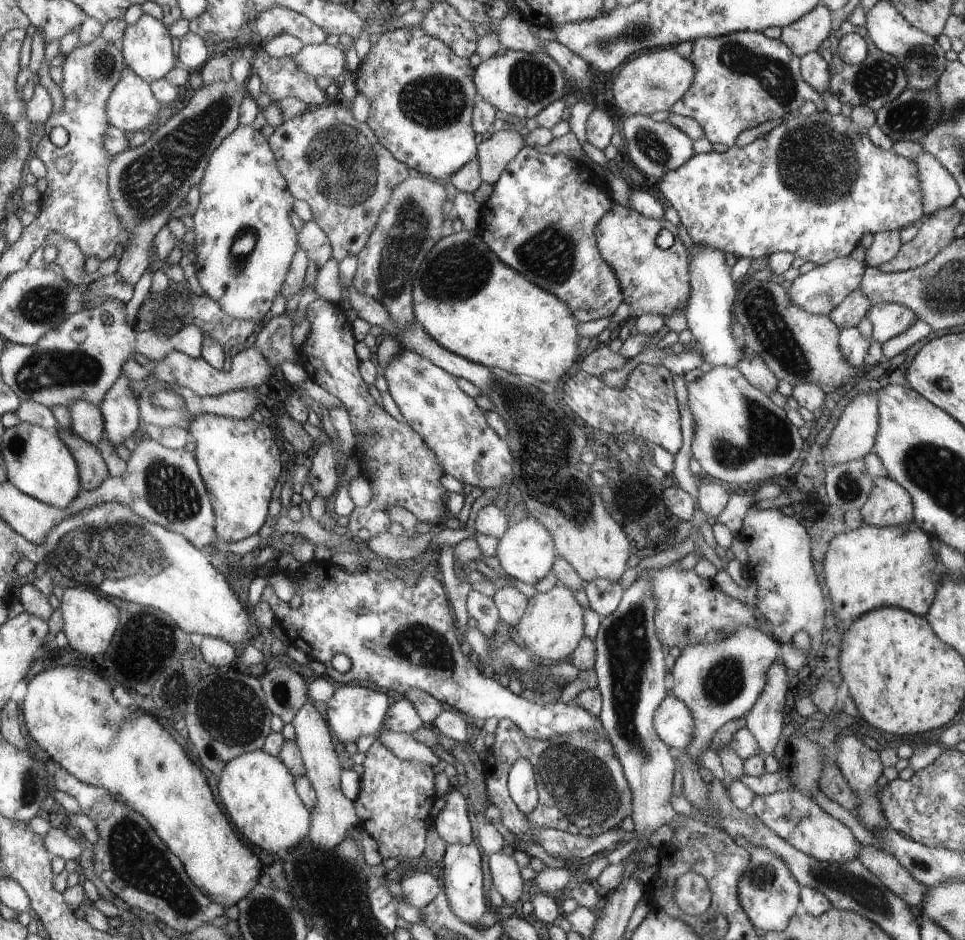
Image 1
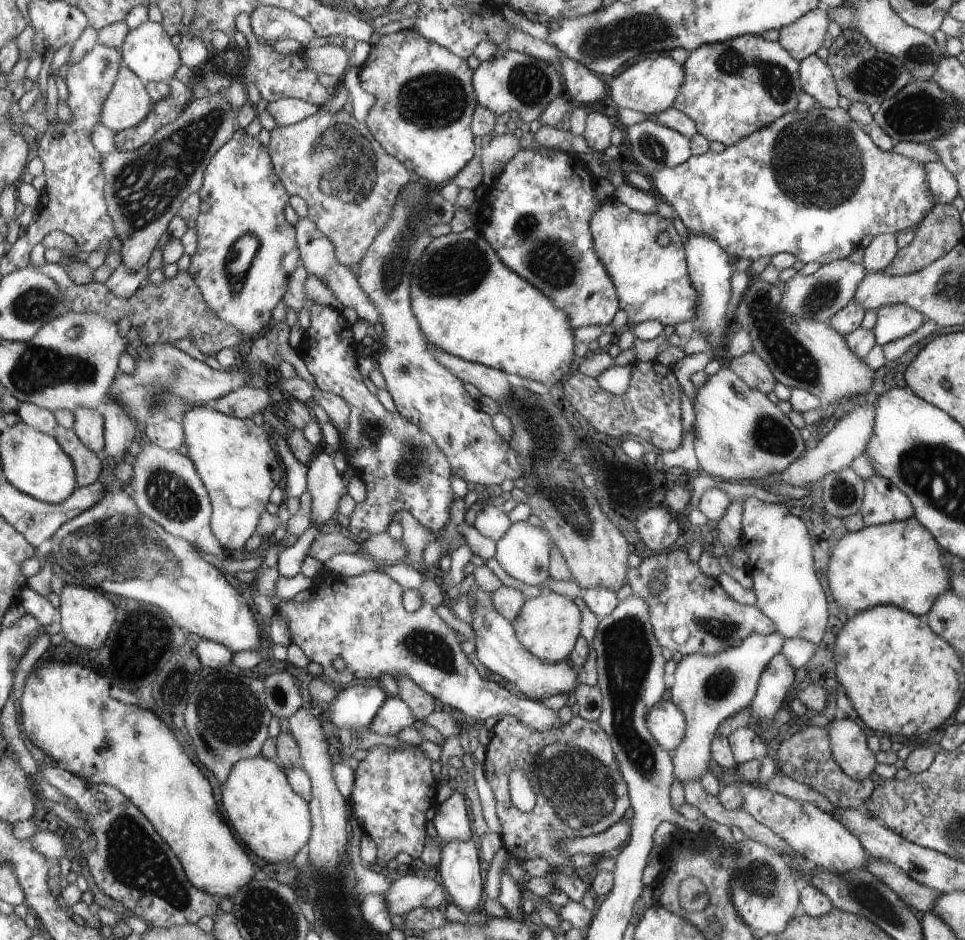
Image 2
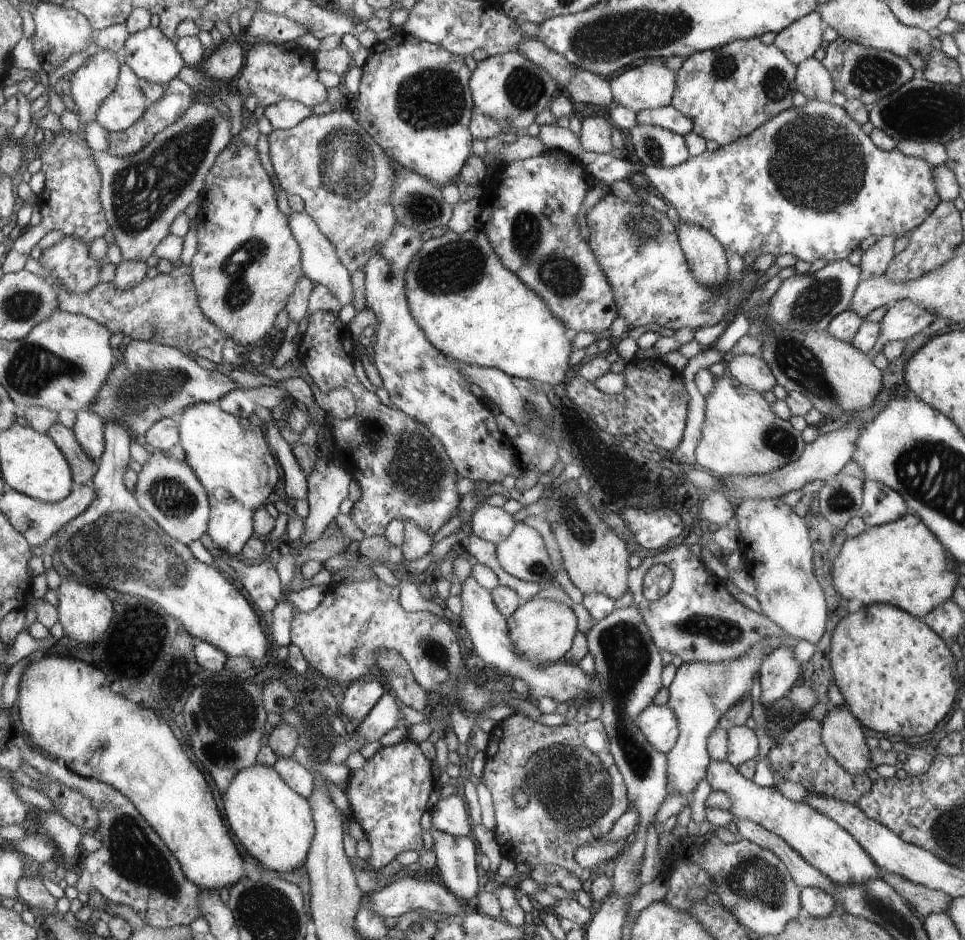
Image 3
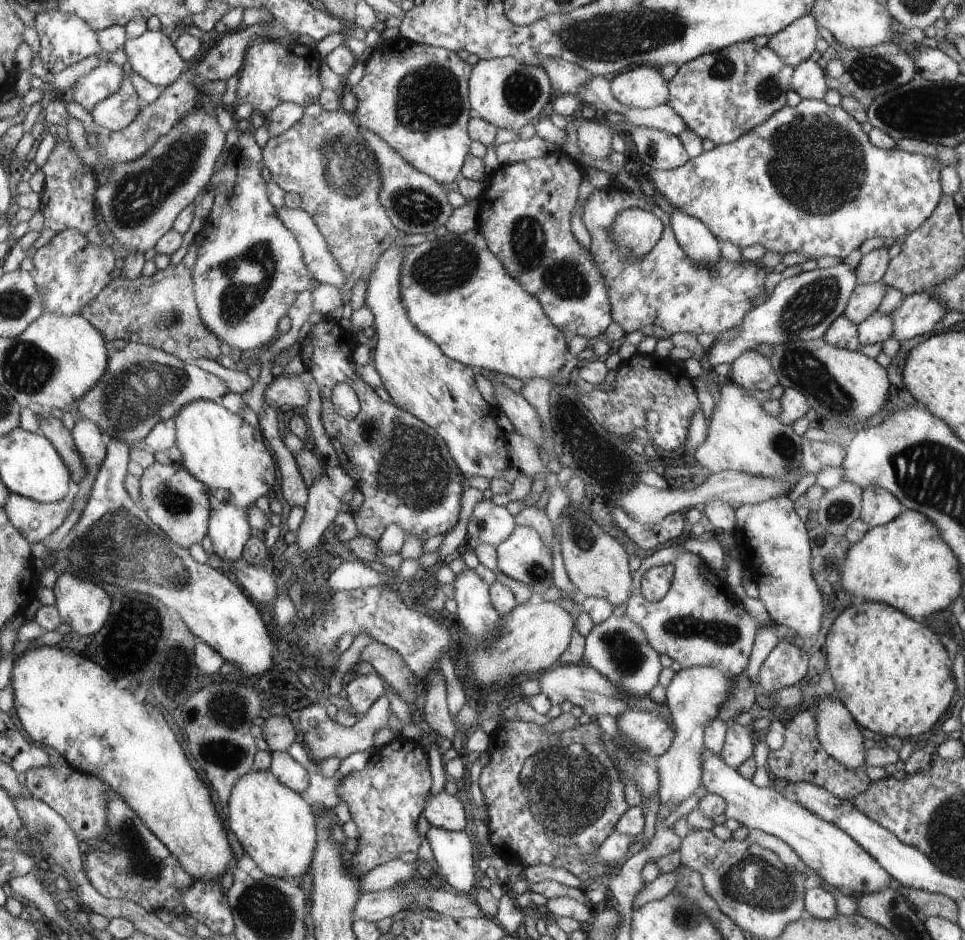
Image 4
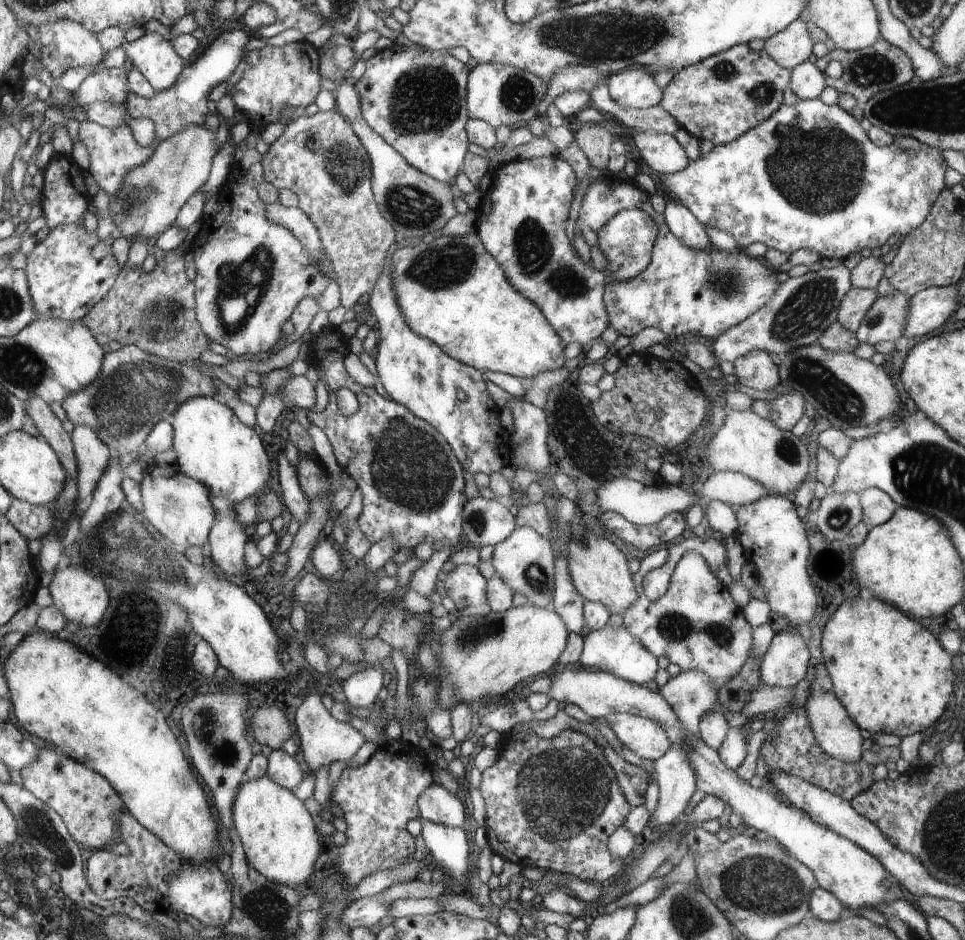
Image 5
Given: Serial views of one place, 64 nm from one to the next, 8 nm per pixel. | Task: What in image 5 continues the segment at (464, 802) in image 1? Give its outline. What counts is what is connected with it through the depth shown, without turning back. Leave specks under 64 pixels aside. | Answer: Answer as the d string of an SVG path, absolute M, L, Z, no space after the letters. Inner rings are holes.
M438 782L425 788L418 800L421 820L445 824L449 827L464 826L466 820L464 805L455 794L450 793Z

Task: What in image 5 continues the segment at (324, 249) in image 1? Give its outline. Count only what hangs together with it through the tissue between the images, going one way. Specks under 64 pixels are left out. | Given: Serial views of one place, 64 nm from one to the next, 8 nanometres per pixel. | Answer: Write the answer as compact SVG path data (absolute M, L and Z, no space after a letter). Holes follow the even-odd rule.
M270 203L266 216L277 225L290 229L302 241L319 266L323 244L316 225L300 207L285 207L280 203Z

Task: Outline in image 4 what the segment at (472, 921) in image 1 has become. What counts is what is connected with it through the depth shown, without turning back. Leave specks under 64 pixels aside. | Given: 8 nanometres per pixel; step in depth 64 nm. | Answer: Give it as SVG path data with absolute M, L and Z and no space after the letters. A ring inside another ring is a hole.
M430 825L425 838L430 842L438 871L455 892L470 894L476 884L474 844L466 831L451 831Z

